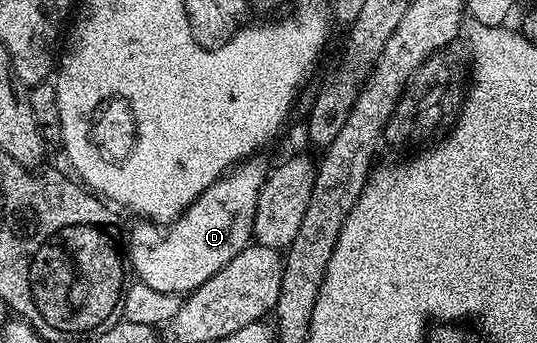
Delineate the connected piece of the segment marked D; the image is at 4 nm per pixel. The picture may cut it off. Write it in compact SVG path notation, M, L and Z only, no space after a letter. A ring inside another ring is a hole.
M246 158L240 164L233 165L224 176L219 177L211 186L207 186L207 190L203 190L203 194L199 194L199 198L195 198L195 202L191 202L168 227L164 228L153 222L137 222L141 224L133 228L133 237L129 240L133 249L127 252L127 256L131 261L132 271L133 268L137 271L136 279L140 283L151 286L151 290L188 294L195 291L203 282L207 282L207 278L214 276L223 266L227 266L227 262L231 262L235 254L249 247L261 187L265 185L265 177L271 171L270 165L267 166L257 159Z

